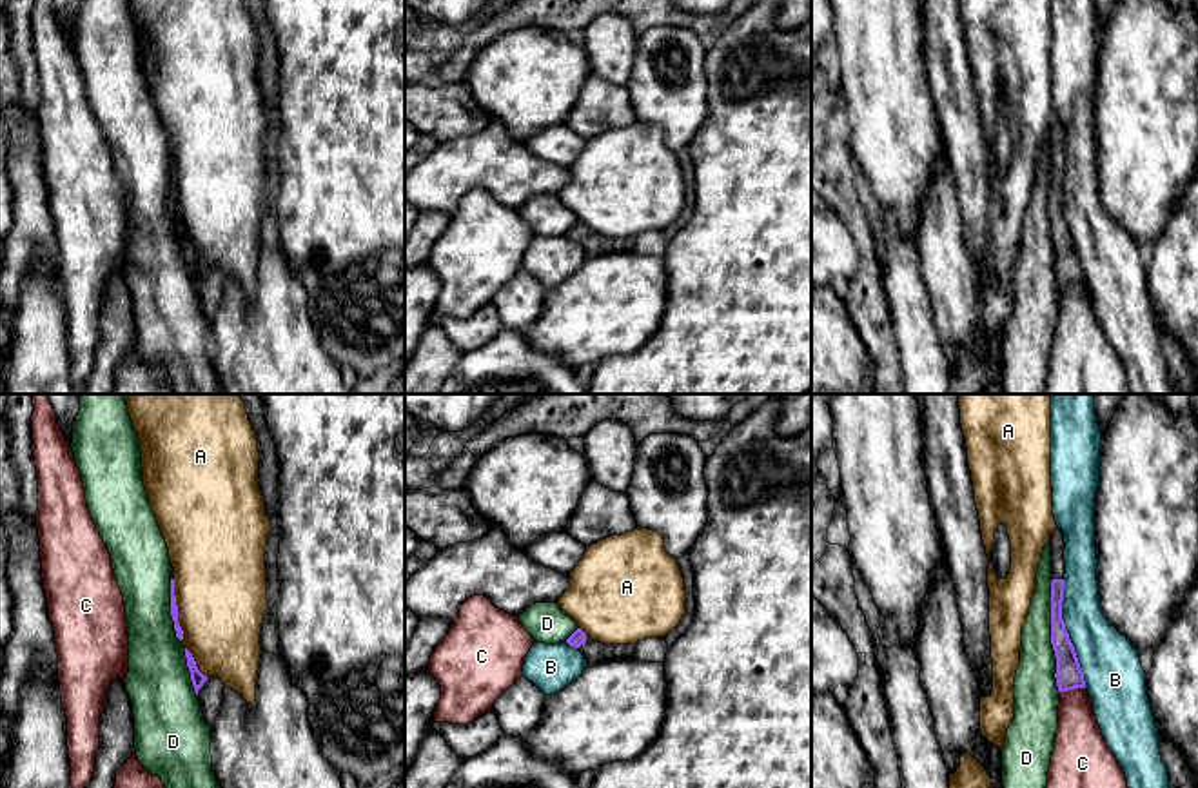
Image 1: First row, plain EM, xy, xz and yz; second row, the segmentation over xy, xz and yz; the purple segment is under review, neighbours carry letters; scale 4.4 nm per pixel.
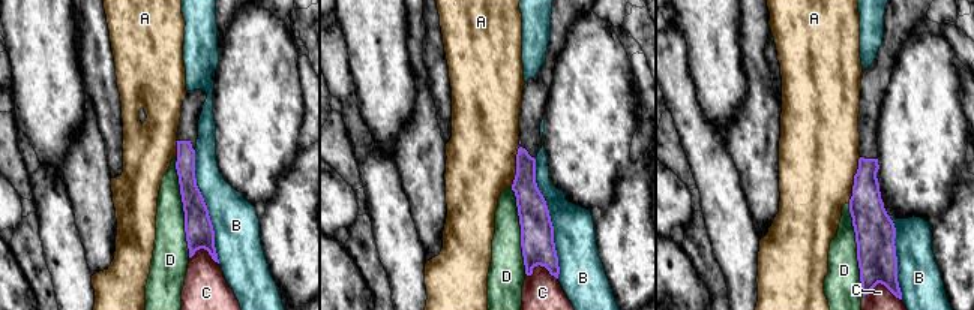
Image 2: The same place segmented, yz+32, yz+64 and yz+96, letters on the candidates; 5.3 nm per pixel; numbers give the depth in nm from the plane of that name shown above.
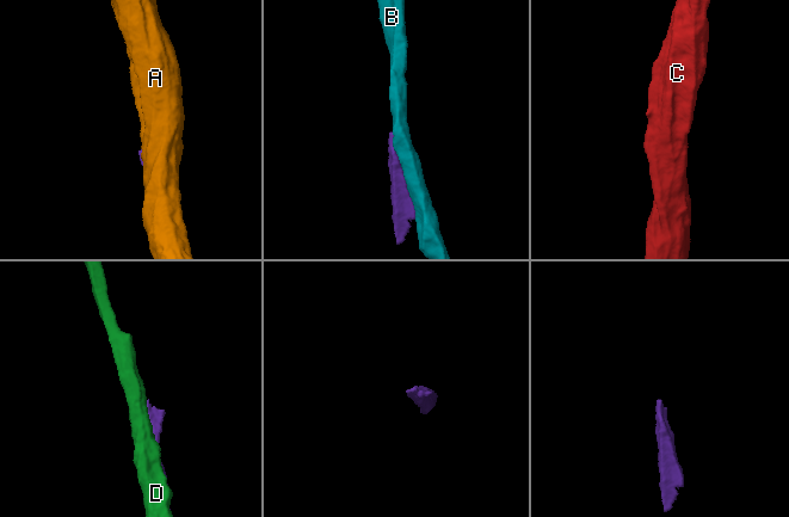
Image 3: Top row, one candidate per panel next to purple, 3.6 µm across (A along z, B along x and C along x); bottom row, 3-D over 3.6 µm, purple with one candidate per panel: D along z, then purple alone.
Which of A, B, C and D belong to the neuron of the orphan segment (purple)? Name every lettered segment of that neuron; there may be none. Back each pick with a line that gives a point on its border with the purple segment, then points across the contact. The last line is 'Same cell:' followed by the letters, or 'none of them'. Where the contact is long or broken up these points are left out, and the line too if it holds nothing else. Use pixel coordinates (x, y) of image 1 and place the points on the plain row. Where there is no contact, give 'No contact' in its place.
Same cell: none of them

